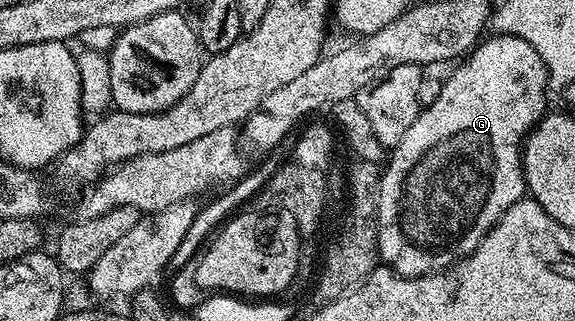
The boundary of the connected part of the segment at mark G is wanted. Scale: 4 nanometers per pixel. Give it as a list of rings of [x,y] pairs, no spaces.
[[[496,34],[491,37],[485,37],[457,65],[461,66],[452,75],[447,75],[443,79],[444,87],[438,95],[438,100],[421,109],[420,114],[414,120],[414,124],[410,124],[406,136],[402,136],[400,143],[391,151],[380,175],[380,184],[376,187],[376,252],[379,261],[387,269],[395,270],[404,278],[421,278],[424,274],[434,274],[437,270],[446,270],[466,255],[472,254],[474,248],[478,248],[478,244],[490,232],[490,228],[494,228],[494,224],[504,215],[506,208],[510,208],[510,204],[514,204],[518,199],[525,197],[522,143],[536,129],[536,123],[544,117],[549,109],[548,69],[542,64],[538,52],[534,52],[534,48],[530,48],[530,44],[526,44],[526,40],[509,34]]]

